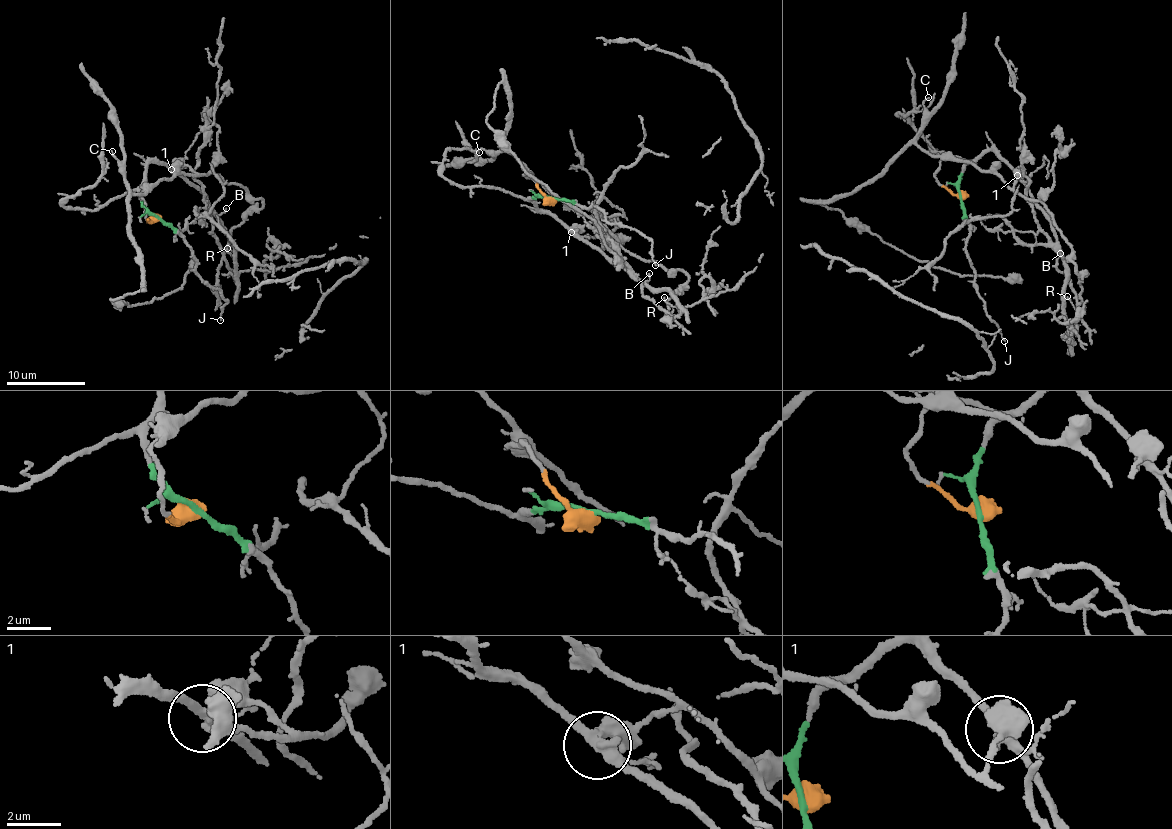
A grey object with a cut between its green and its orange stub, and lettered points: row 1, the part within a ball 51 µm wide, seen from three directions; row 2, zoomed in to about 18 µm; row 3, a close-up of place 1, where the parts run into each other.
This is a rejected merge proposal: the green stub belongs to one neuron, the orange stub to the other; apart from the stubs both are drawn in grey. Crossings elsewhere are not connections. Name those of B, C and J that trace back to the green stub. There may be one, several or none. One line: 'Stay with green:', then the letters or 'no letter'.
Stay with green: B, J

